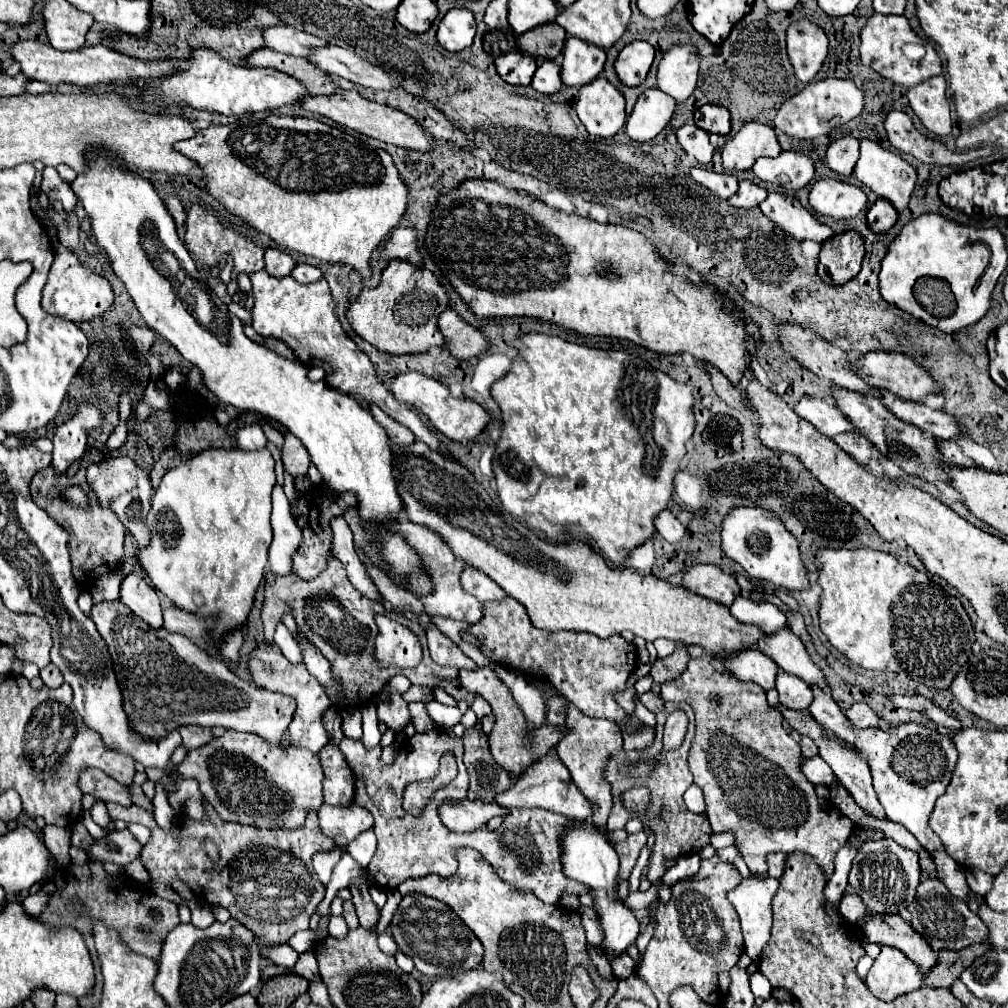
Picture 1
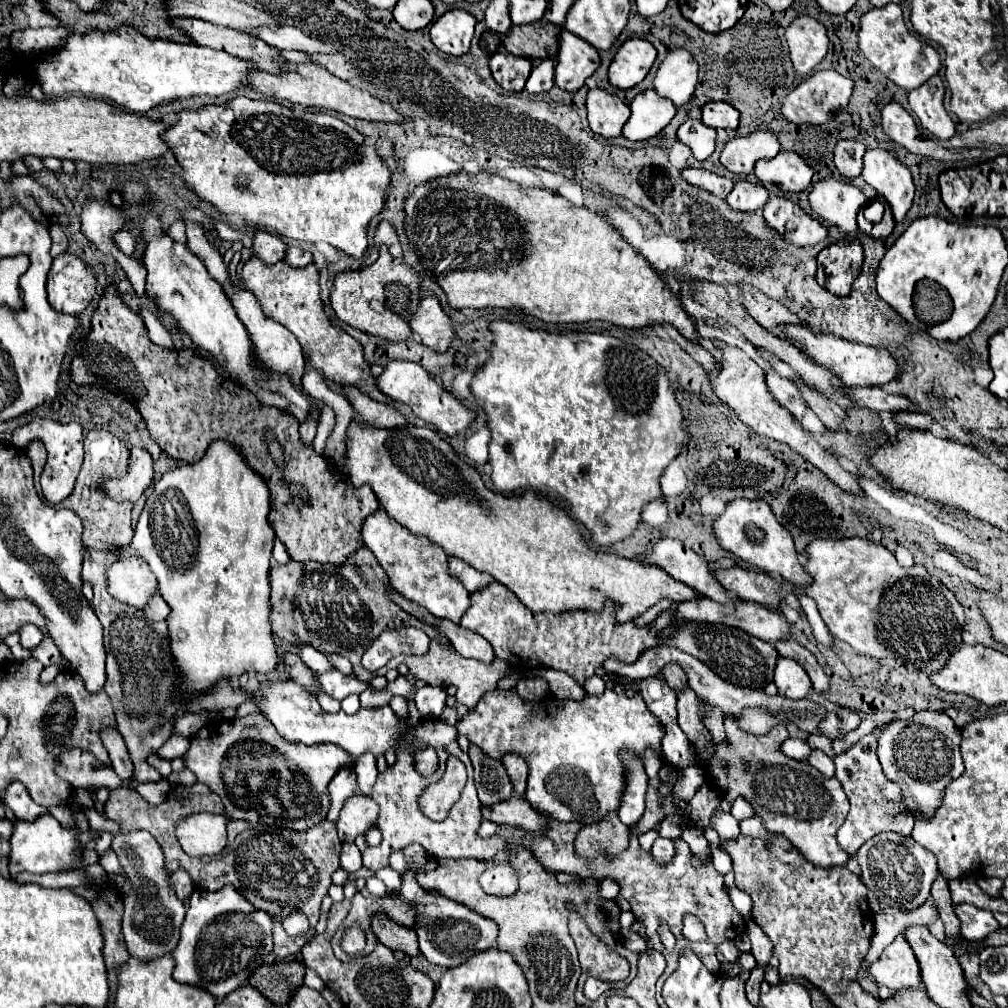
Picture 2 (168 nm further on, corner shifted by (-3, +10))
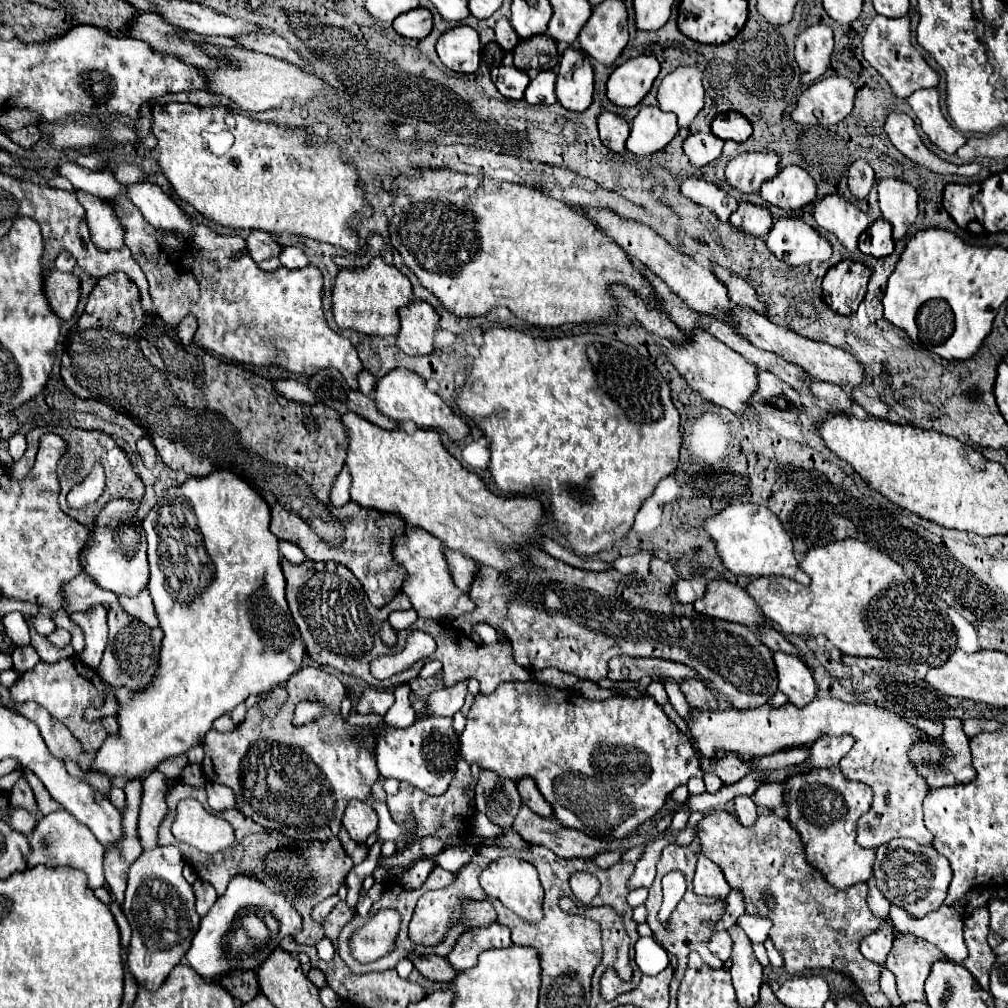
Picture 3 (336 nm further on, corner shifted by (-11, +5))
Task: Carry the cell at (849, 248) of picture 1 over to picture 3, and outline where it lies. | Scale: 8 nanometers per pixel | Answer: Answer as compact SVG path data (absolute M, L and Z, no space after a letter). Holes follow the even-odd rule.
M841 261L823 279L823 301L839 315L853 315L867 293L871 269L863 263Z

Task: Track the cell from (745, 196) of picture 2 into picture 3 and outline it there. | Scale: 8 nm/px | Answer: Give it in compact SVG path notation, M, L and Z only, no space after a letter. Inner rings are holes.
M739 203L739 209L731 215L729 223L735 229L741 229L753 237L765 237L771 231L773 217L763 207L757 207L751 203Z

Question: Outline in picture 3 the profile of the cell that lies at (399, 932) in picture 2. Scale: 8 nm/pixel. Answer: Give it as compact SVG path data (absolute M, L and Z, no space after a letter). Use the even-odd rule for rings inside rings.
M429 955L429 961L421 961L421 957L413 957L413 965L425 979L437 983L451 983L457 975L453 965L439 955Z

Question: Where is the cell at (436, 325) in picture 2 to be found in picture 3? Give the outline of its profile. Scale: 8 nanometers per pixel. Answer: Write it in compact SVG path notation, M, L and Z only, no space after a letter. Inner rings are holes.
M411 301L399 309L399 333L395 347L407 355L433 353L433 333L437 331L437 313L425 301Z

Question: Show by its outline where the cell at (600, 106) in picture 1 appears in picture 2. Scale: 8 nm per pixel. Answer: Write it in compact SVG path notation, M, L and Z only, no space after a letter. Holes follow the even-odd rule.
M591 88L587 92L587 118L595 134L605 138L621 136L629 116L629 106L617 94L611 94L603 88Z

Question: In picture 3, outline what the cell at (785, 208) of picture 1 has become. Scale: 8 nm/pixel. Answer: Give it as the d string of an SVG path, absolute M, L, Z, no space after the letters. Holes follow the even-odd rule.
M781 217L775 219L767 239L767 249L787 265L809 265L823 263L831 257L831 245L803 219Z

